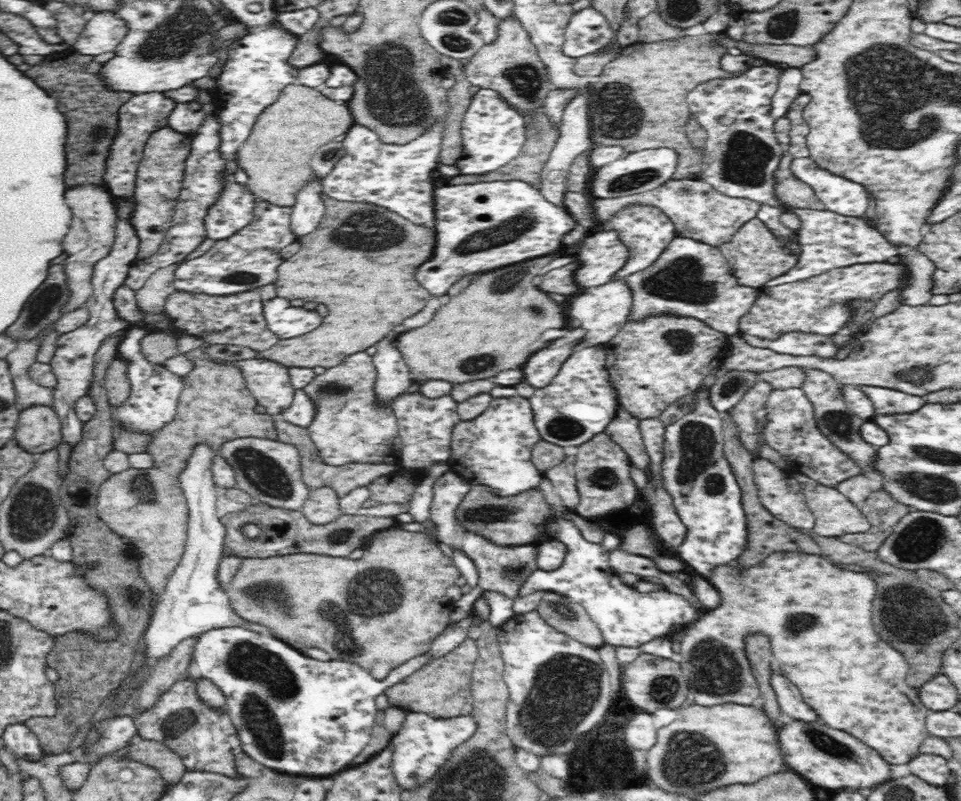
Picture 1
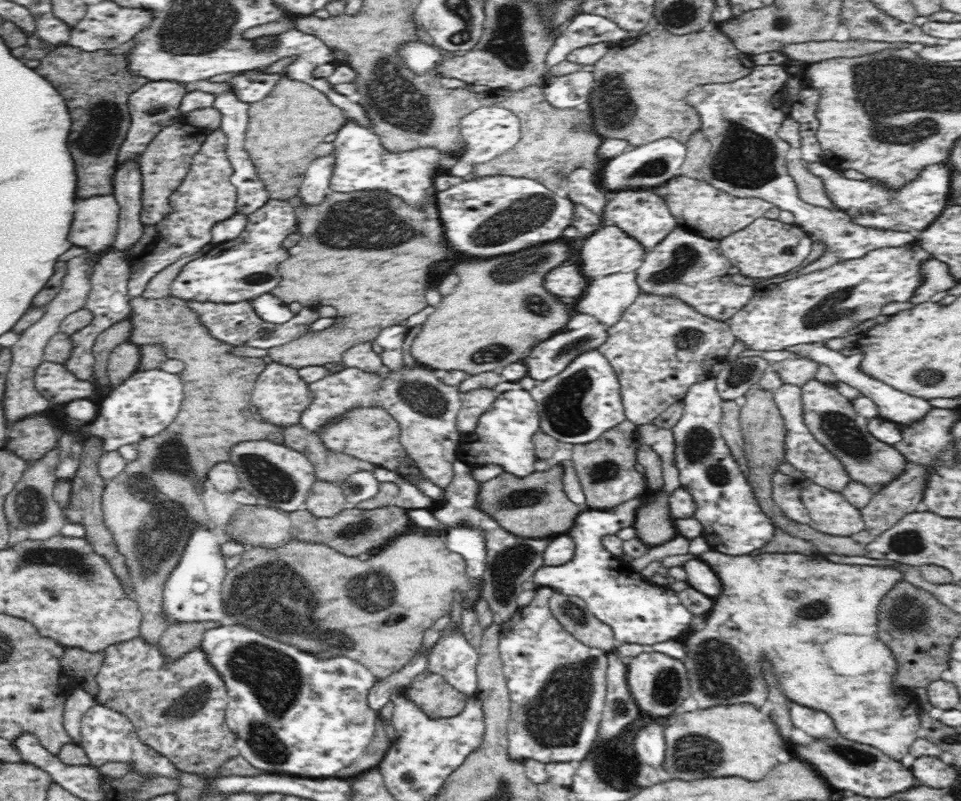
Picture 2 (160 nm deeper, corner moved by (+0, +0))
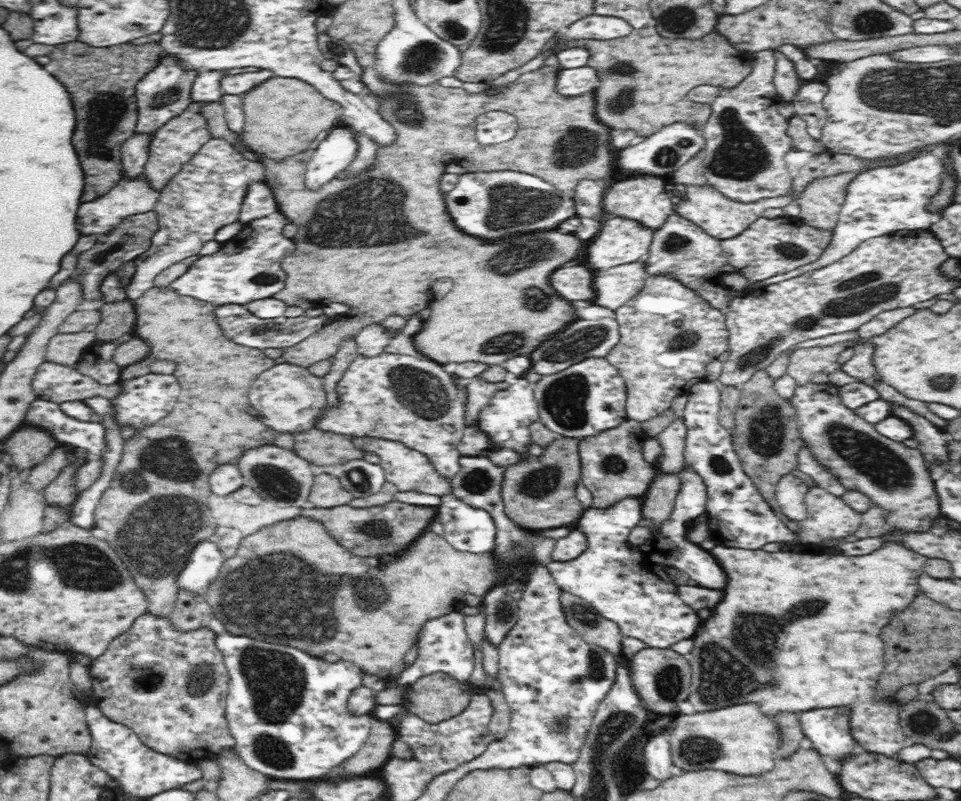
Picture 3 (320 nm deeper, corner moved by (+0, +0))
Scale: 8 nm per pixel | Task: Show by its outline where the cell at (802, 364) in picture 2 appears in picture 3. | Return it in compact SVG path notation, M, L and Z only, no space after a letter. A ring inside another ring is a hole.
M859 337L827 346L798 348L789 356L787 374L798 385L810 383L815 374L834 367L841 352L844 352L847 348L854 348L860 342L862 342L862 339Z

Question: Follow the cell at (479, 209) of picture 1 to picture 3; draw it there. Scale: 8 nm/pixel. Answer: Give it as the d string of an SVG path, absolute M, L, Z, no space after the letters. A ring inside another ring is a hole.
M465 169L455 188L444 194L453 224L466 234L480 239L499 240L506 236L552 230L564 219L577 216L572 200L539 176L504 170L482 172Z

